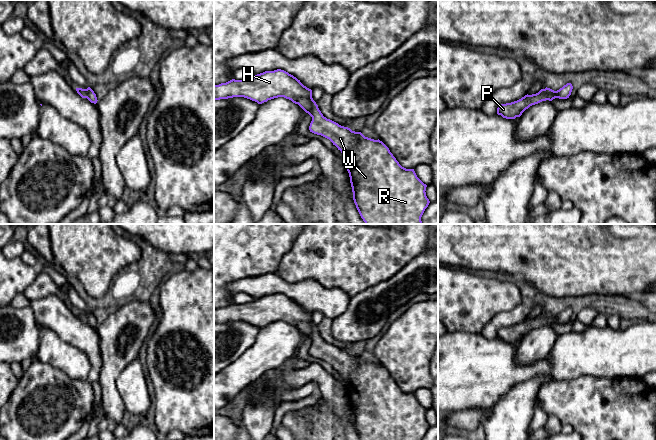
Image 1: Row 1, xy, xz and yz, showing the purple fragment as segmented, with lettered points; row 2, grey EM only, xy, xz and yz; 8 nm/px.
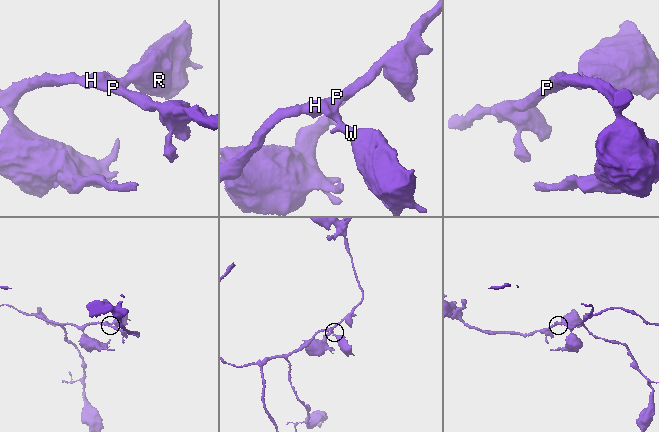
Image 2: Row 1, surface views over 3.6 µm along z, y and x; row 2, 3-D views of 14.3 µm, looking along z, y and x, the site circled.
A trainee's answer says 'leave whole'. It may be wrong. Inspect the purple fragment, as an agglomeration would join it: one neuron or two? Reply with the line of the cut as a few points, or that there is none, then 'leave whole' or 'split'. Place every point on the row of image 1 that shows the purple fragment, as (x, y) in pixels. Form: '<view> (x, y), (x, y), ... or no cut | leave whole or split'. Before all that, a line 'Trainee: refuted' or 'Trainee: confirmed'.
Trainee: confirmed
no cut | leave whole

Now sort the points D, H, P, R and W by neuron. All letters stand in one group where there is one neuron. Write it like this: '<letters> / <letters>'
D H P R W

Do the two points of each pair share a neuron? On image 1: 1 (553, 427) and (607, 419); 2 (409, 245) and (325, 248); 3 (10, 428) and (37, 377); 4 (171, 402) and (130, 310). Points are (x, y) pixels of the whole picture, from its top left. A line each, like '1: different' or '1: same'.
1: different
2: same
3: same
4: different

